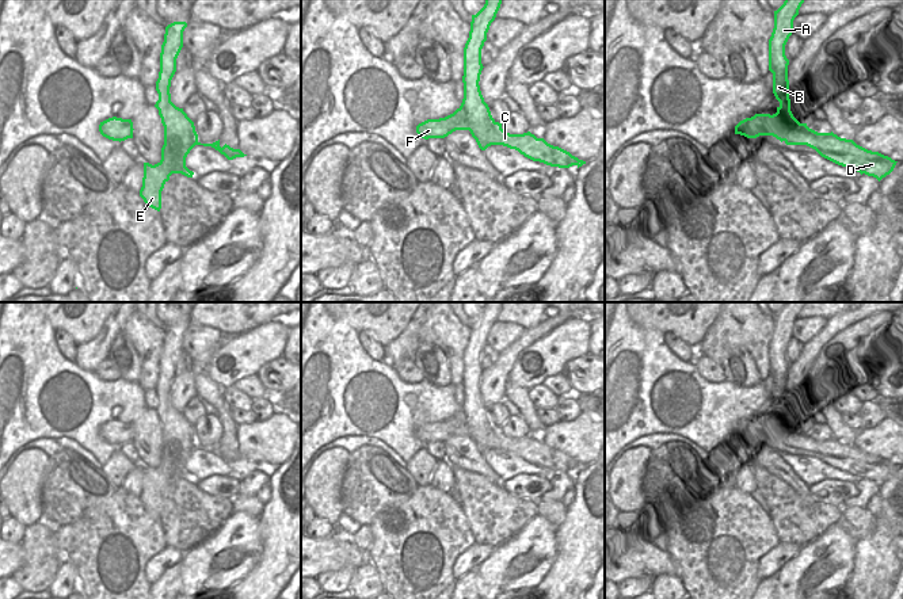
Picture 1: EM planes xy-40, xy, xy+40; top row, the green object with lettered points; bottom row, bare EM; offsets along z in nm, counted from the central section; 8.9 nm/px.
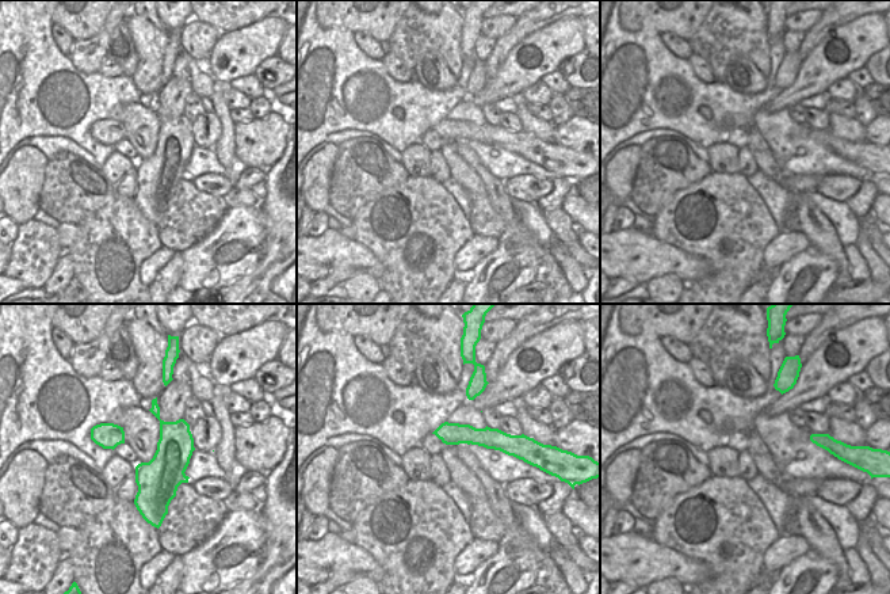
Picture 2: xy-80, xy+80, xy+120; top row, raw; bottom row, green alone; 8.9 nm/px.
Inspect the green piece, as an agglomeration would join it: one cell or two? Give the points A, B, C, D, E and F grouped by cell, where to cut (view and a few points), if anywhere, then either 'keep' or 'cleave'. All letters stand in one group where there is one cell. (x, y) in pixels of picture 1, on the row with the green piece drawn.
A B E / C D F | xy (494, 119), (490, 128), (490, 144) | cleave

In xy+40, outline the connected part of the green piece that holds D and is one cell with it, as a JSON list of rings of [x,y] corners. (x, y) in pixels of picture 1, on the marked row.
[[[755,114],[751,118],[740,121],[735,126],[735,134],[747,138],[759,136],[773,136],[777,140],[807,145],[815,149],[822,157],[857,171],[861,175],[876,178],[879,182],[889,175],[896,163],[879,152],[868,150],[857,145],[853,140],[841,138],[831,133],[818,133],[807,123],[789,123],[770,114]]]

